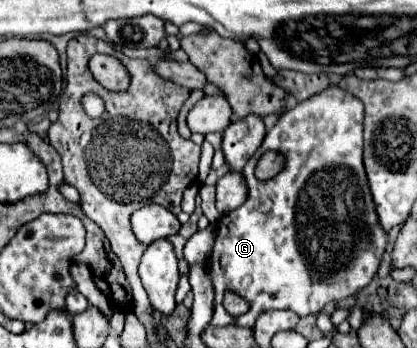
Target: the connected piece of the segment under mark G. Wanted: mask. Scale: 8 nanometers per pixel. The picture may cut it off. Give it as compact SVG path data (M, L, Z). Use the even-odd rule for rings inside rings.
M329 85L325 91L285 111L267 131L261 147L245 165L243 175L249 197L239 209L219 217L215 247L209 257L209 275L215 287L213 327L225 327L229 323L253 327L261 311L273 309L291 309L299 317L317 315L327 303L347 299L373 281L387 247L387 231L379 223L363 167L363 107L355 95L341 91L339 85ZM265 151L281 153L285 157L285 167L273 179L259 181L255 177L255 165ZM227 291L249 303L245 315L233 319L223 309Z

